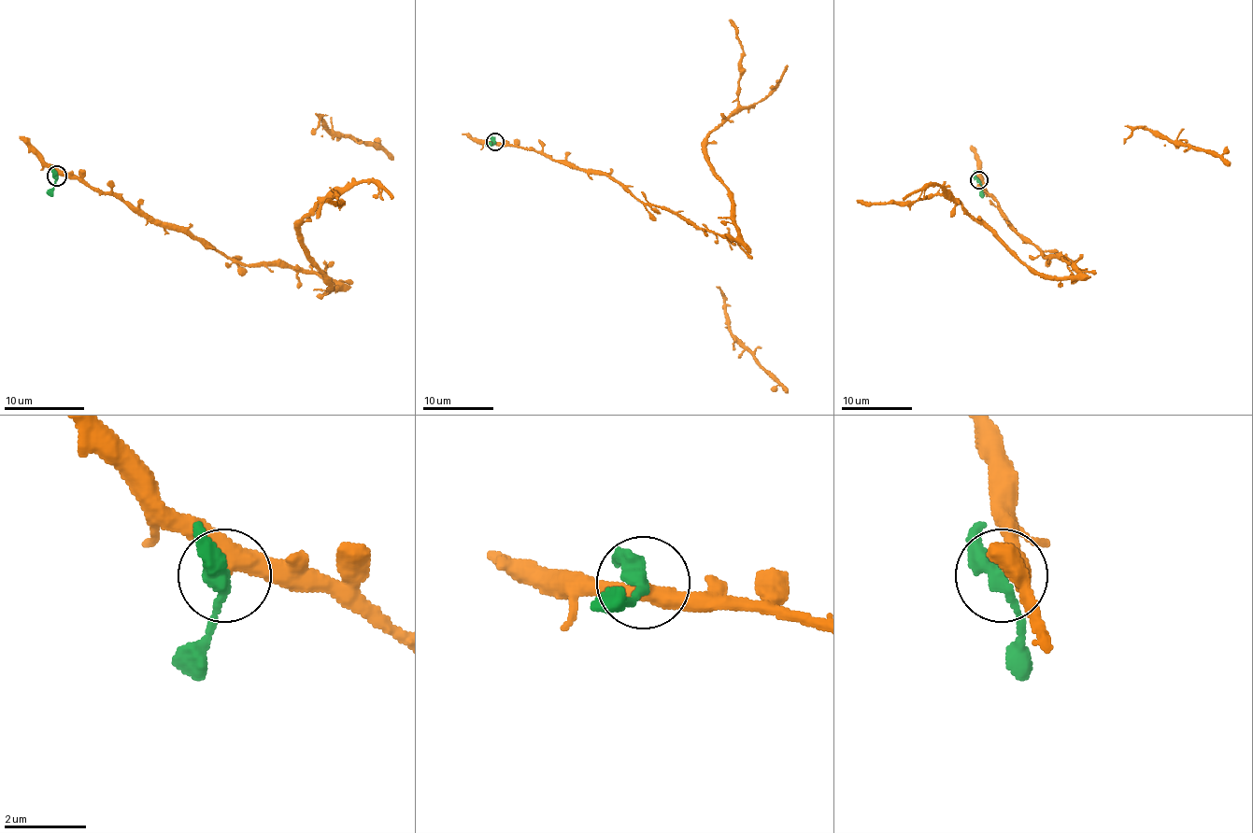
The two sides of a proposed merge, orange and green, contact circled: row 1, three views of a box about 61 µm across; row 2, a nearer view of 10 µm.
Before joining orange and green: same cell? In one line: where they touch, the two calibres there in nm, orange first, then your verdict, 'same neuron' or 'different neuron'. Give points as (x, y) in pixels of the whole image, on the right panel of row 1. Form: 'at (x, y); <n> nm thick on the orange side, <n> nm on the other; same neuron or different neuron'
at (978, 179); 360 nm thick on the orange side, 340 nm on the other; different neuron

